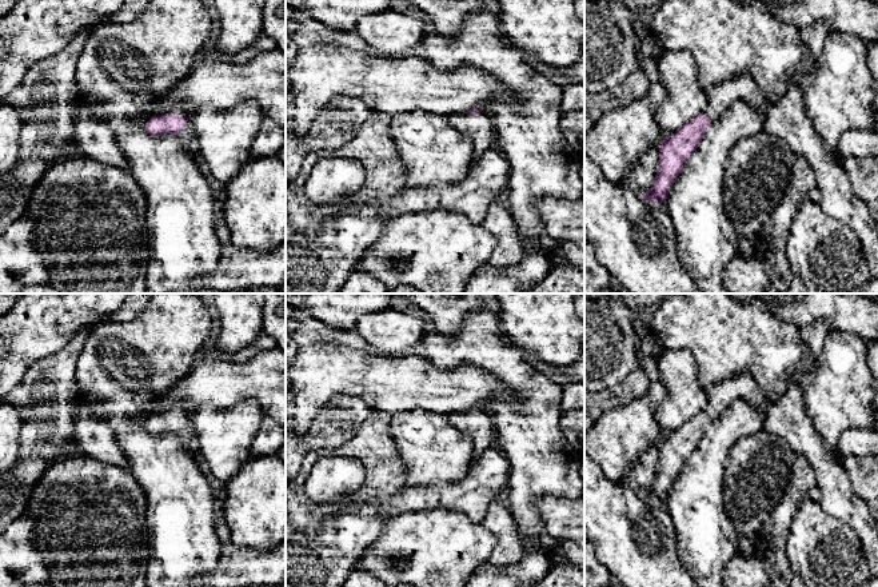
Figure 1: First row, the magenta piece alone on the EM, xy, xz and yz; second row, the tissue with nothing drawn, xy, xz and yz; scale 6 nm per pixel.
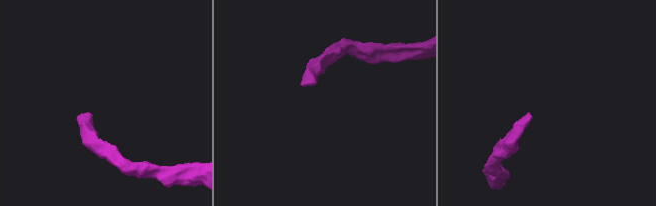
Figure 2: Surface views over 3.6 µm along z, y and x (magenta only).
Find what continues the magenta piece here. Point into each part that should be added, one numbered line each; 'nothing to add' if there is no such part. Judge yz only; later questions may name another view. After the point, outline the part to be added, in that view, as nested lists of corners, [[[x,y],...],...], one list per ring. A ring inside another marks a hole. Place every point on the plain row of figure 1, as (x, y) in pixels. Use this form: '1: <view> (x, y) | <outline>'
1: yz (722, 395) | [[[749,372],[734,375],[721,383],[706,388],[709,400],[705,414],[711,422],[718,420],[722,414],[738,399],[753,404],[762,404],[767,400],[766,392],[758,386]]]

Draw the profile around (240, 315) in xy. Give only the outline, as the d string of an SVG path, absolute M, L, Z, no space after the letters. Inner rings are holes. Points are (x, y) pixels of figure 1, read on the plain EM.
M215 294L219 331L207 351L226 356L251 346L263 332L264 294Z

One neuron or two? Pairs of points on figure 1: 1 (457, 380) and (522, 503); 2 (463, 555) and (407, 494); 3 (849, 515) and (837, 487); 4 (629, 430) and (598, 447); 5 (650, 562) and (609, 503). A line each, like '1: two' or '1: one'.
1: two
2: two
3: one
4: one
5: one

